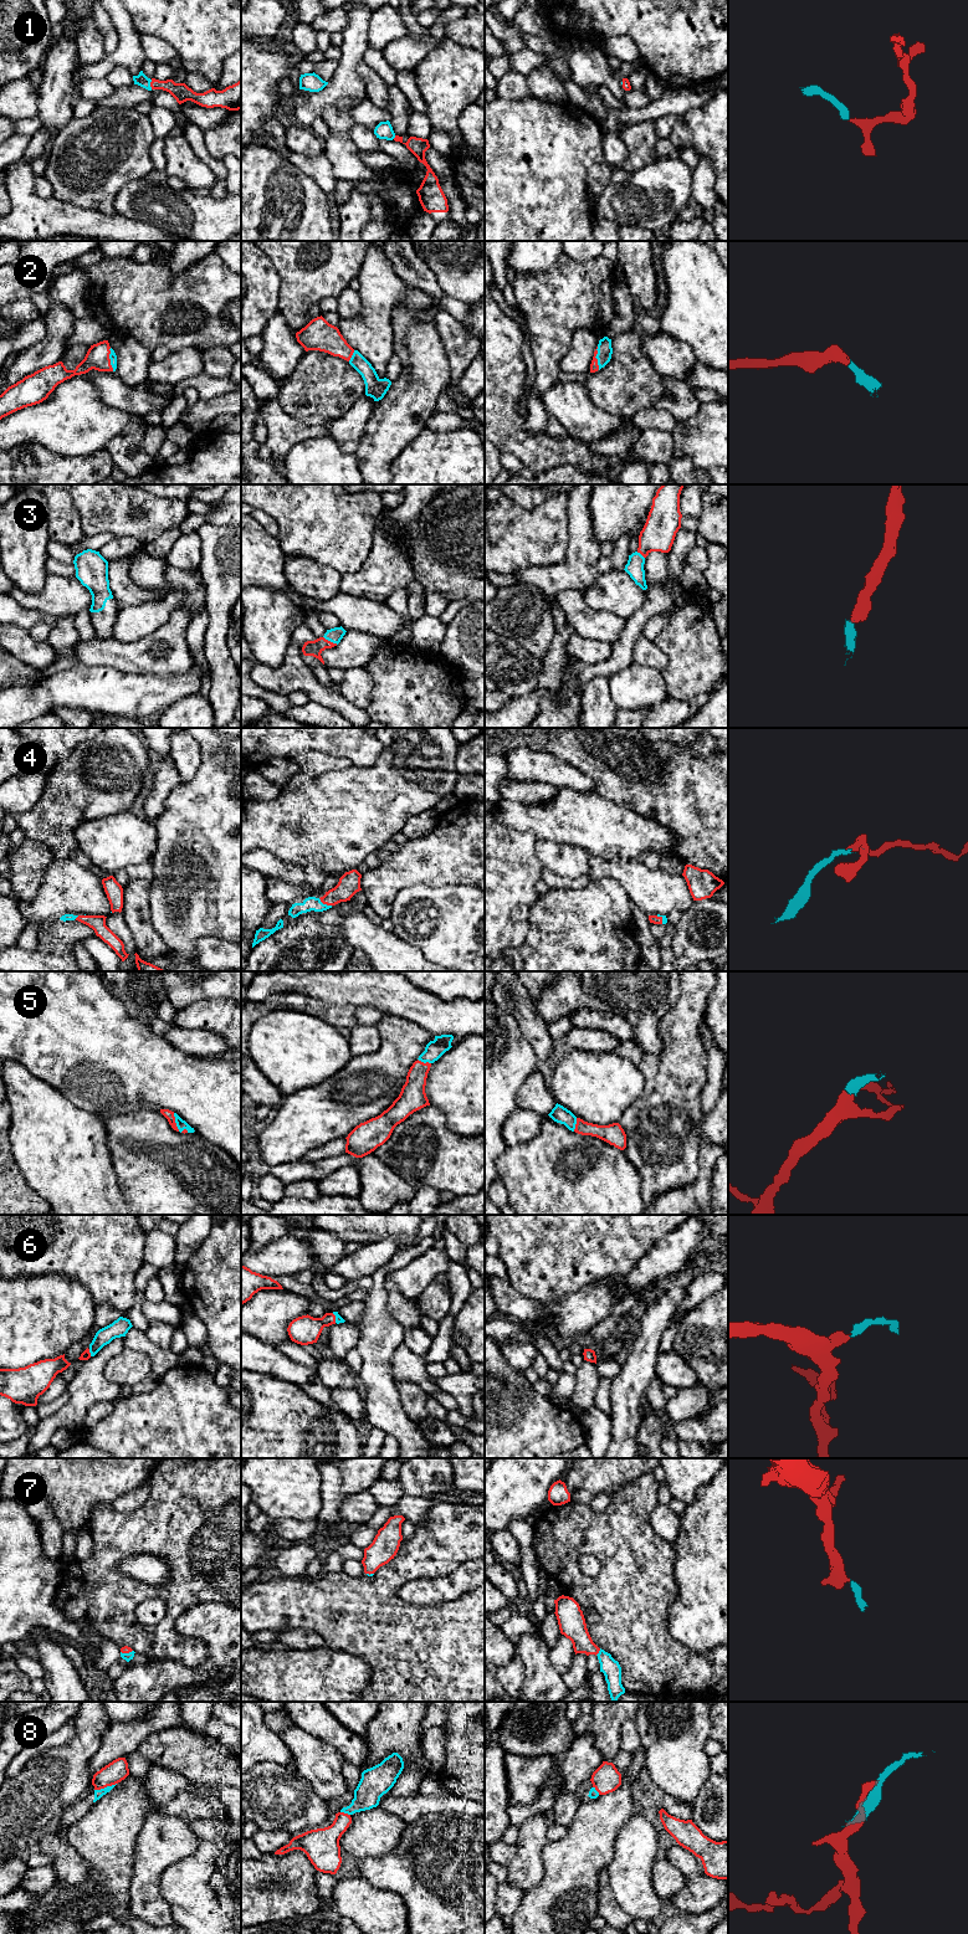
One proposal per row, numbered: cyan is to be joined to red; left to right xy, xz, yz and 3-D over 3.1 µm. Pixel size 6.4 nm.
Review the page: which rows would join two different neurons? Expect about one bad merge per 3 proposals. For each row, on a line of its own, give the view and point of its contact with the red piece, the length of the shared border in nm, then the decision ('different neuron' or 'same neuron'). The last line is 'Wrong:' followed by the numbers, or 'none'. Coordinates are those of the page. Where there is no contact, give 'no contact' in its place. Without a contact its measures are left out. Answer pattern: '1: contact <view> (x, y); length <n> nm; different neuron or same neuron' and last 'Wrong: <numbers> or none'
1: contact xy (150, 85); length 60 nm; same neuron
2: contact xy (109, 359); length 150 nm; same neuron
3: contact xz (329, 641); length 110 nm; same neuron
4: contact xz (324, 903); length 100 nm; same neuron
5: contact xy (177, 1127); length 160 nm; same neuron
6: contact xy (90, 1353); length 50 nm; same neuron
7: contact yz (598, 1652); length 60 nm; same neuron
8: contact xy (105, 1786); length 150 nm; different neuron
Wrong: 8

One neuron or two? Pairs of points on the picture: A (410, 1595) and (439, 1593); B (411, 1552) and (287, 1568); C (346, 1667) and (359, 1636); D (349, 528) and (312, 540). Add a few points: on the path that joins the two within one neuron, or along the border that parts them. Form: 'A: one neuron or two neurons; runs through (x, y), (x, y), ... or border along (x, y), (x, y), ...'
A: one neuron; runs through (418, 1593), (431, 1593)
B: two neurons; border along (285, 1576), (303, 1578)
C: two neurons; border along (326, 1645), (358, 1655), (369, 1666), (372, 1675)
D: one neuron; runs through (341, 528), (324, 528), (321, 532)

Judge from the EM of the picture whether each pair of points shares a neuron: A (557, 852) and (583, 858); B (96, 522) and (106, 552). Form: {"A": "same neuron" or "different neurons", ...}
{"A": "same neuron", "B": "different neurons"}

